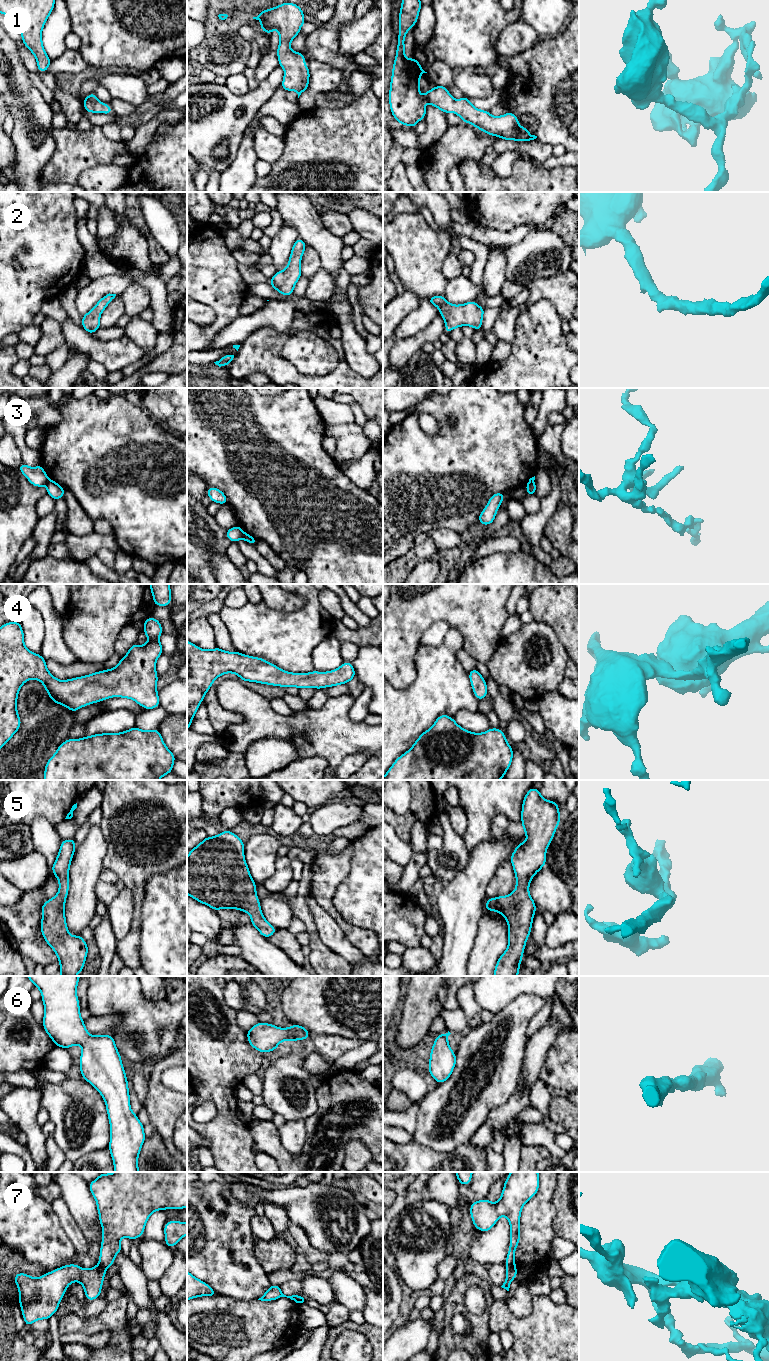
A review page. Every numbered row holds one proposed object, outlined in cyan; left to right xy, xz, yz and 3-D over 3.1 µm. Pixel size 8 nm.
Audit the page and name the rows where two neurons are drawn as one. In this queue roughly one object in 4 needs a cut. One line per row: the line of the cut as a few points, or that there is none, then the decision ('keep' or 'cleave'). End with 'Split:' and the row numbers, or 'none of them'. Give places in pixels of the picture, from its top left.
1: cut none; keep
2: cut none; keep
3: cut xz (244, 533), (242, 538); cleave
4: cut none; keep
5: cut none; keep
6: cut none; keep
7: cut yz (514, 1264), (507, 1267); cleave
Split: 3, 7

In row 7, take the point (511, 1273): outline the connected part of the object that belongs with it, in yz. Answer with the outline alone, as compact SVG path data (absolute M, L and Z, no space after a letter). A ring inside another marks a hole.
M515 1265L508 1266L507 1267L507 1272L506 1272L506 1280L505 1280L505 1282L503 1283L503 1285L501 1287L506 1289L507 1291L509 1291L511 1281L513 1279L516 1279L516 1276L517 1276L516 1266Z

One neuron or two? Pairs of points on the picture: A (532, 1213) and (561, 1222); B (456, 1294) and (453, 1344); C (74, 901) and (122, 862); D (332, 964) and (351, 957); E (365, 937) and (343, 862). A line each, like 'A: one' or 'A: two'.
A: two
B: one
C: two
D: two
E: one

